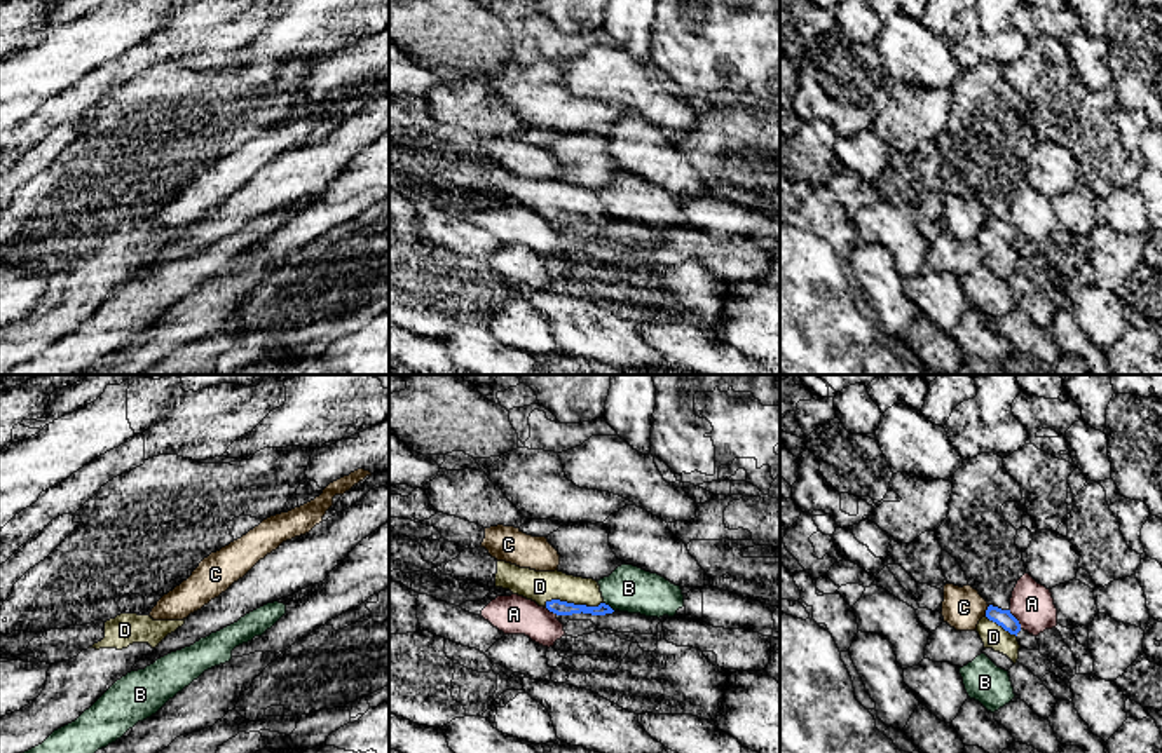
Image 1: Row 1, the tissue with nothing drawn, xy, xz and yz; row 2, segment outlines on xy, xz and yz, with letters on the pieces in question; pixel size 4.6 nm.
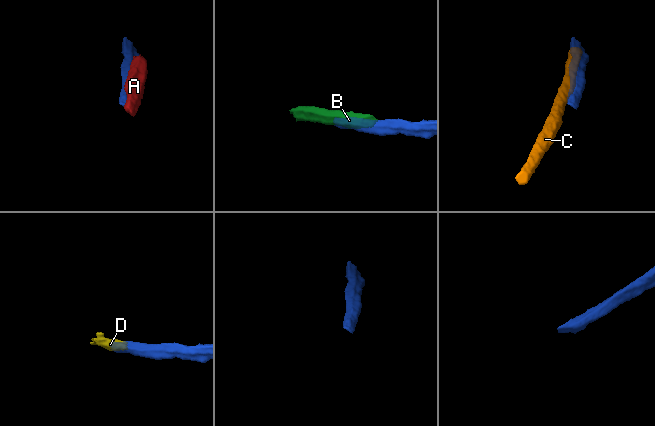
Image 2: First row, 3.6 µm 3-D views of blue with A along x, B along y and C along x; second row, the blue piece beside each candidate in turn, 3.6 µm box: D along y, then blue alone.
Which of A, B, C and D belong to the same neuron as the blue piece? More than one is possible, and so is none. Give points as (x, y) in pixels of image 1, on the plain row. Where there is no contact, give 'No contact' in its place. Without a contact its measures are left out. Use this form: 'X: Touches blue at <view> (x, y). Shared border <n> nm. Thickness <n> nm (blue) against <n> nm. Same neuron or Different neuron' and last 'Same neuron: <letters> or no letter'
A: Touches blue at yz (1016, 229). Shared border 110 nm. Thickness 80 nm (blue) against 200 nm. Different neuron
B: Touches blue at xz (608, 215). Shared border 70 nm. Thickness 70 nm (blue) against 220 nm. Different neuron
C: Touches blue at yz (986, 220). Shared border 50 nm. Thickness 80 nm (blue) against 190 nm. Different neuron
D: Touches blue at xz (573, 213). Shared border 280 nm. Thickness 70 nm (blue) against 140 nm. Same neuron
Same neuron: D

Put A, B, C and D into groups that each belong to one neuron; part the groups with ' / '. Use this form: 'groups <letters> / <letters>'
groups A / B / C / D

